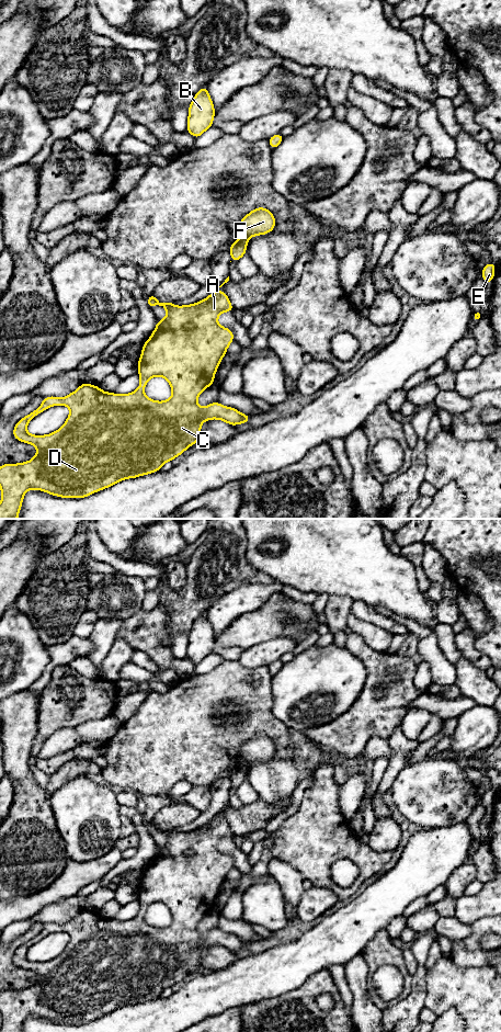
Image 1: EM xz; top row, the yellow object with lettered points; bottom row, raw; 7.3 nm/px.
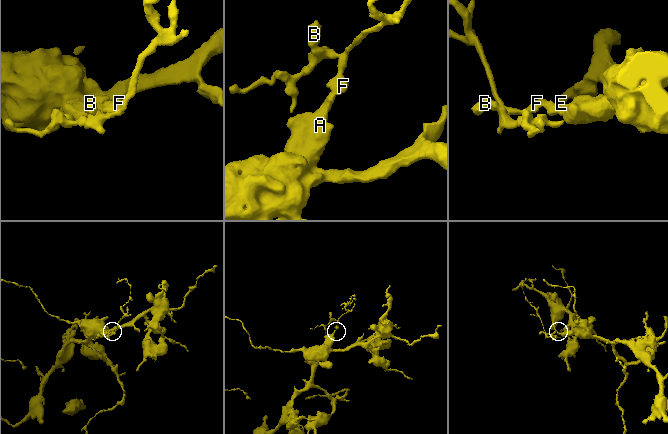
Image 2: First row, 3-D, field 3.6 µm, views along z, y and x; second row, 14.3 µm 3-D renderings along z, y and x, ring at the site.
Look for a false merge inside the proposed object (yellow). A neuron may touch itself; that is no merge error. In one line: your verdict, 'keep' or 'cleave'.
cleave

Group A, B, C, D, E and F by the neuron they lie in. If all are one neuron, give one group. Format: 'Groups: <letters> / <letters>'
Groups: A C D E / B F

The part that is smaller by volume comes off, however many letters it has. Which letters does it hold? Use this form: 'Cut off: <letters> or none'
Cut off: B, F

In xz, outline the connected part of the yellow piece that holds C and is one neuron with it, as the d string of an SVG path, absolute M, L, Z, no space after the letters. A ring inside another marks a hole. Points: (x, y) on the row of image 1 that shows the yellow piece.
M229 276L213 294L192 305L173 306L173 302L160 303L153 295L149 294L147 305L150 308L155 305L163 306L167 309L167 316L161 321L157 320L155 331L143 345L141 356L137 362L140 385L135 392L117 395L105 393L98 386L83 383L76 392L64 398L45 397L37 409L16 422L13 436L19 441L36 446L37 454L25 463L0 466L0 488L2 491L0 519L18 519L23 497L30 489L38 489L61 498L84 498L121 480L160 470L164 463L171 462L191 445L201 441L200 431L205 420L219 419L231 426L248 423L251 416L242 415L235 408L225 407L219 402L209 404L204 408L197 405L200 394L214 384L216 370L226 354L227 348L234 341L232 331L217 322L220 314L235 310L228 296L218 291L228 281ZM153 376L162 376L170 383L172 396L168 400L156 401L144 394L147 382ZM57 405L64 405L70 409L64 426L47 435L31 435L26 431L27 423L47 408Z

